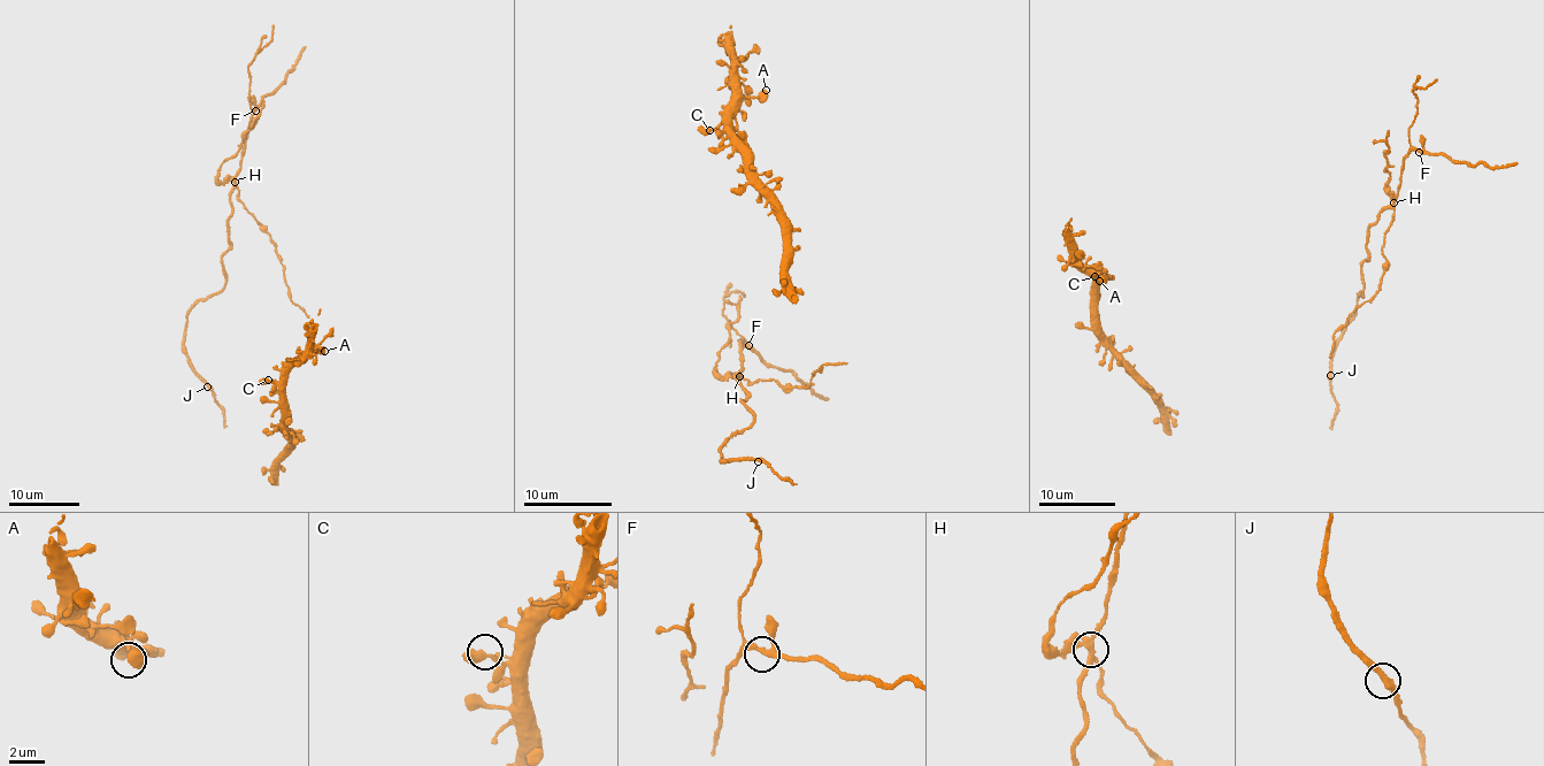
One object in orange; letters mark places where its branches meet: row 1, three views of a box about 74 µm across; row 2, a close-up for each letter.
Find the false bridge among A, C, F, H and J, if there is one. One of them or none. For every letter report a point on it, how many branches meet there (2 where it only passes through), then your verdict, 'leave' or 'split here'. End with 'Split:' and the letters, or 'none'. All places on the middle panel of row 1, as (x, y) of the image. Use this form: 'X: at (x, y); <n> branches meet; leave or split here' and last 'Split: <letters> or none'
A: at (766, 90); 2 branches meet; leave
C: at (709, 130); 2 branches meet; leave
F: at (749, 345); 4 branches meet; leave
H: at (739, 376); 4 branches meet; split here
J: at (758, 461); 2 branches meet; leave
Split: H

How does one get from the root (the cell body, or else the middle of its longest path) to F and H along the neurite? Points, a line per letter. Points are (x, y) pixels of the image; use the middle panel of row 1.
F: (760, 459), (723, 461), (717, 449), (753, 421), (734, 373), (743, 367), (738, 342), (749, 345)
H: (760, 459), (723, 461), (717, 449), (753, 421), (739, 399), (747, 393), (734, 374), (739, 376)

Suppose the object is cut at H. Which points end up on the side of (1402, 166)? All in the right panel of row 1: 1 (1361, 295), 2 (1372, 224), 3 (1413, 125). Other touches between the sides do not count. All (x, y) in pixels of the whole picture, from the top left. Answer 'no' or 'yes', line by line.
1: yes
2: yes
3: yes

